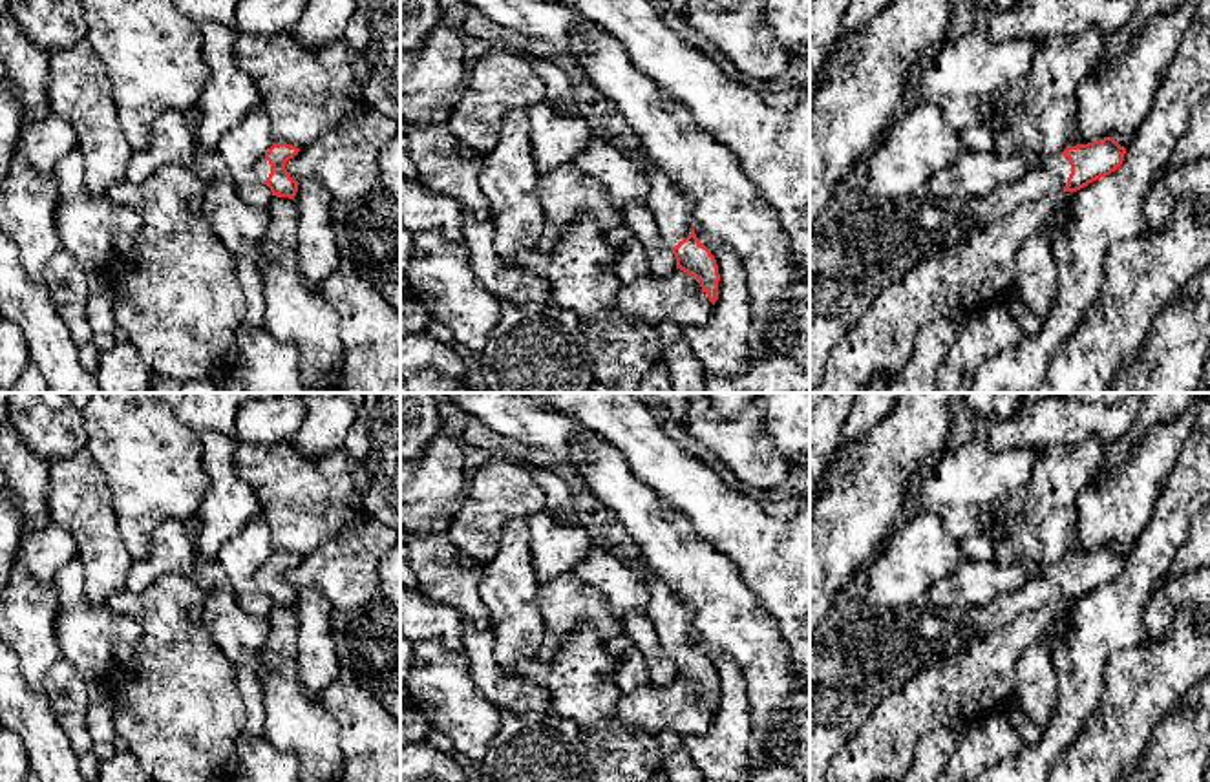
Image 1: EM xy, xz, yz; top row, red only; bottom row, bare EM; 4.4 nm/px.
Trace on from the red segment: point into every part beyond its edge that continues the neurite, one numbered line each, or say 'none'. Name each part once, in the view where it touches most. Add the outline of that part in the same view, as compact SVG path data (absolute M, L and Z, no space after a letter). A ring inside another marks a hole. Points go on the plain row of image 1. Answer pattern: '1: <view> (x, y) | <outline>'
1: yz (1050, 583) | M1064 563L1040 566L1018 590L1000 596L989 605L963 610L956 616L950 632L939 641L939 650L925 669L958 658L983 636L1000 630L1027 610L1062 601L1071 583Z

